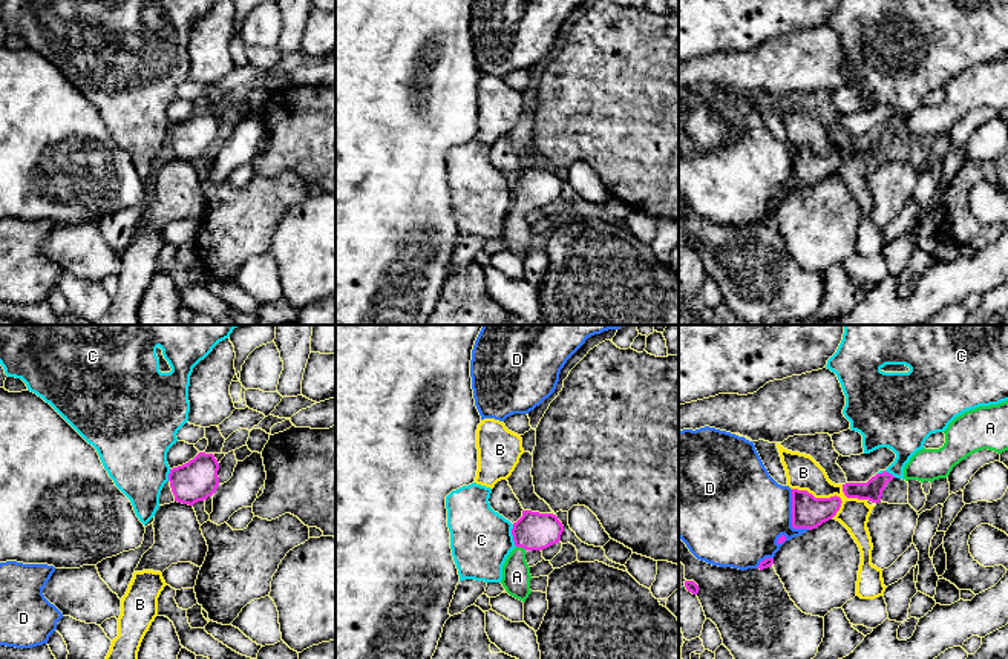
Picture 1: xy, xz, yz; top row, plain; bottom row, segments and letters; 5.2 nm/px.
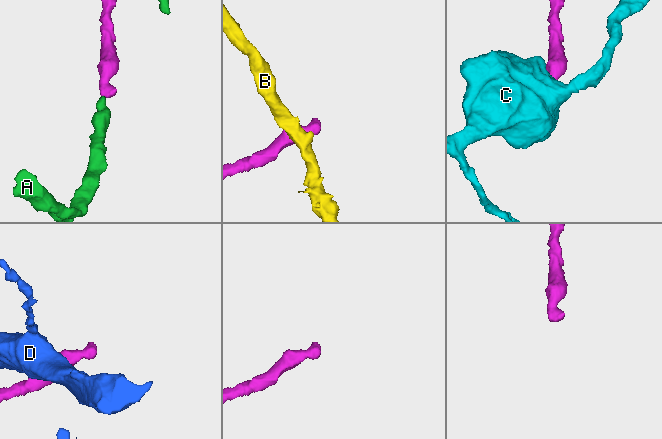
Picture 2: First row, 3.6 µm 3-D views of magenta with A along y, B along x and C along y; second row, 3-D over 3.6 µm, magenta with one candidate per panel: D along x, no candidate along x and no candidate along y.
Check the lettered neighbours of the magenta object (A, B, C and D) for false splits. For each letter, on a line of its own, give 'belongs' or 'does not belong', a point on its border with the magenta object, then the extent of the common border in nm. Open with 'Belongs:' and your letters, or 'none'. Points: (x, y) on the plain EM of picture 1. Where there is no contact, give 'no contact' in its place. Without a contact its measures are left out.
Belongs: A
A: belongs; meets magenta in xz at (521, 203); contact 60 nm long
B: does not belong; meets magenta in yz at (818, 155); contact 280 nm long
C: does not belong; meets magenta in xz at (512, 190); contact 120 nm long
D: does not belong; meets magenta in yz at (792, 173); contact 240 nm long

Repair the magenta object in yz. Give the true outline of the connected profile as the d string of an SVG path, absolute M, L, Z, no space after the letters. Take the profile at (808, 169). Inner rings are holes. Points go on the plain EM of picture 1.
M792 146L792 184L817 185L832 176L841 164L839 153L815 155L807 147Z

